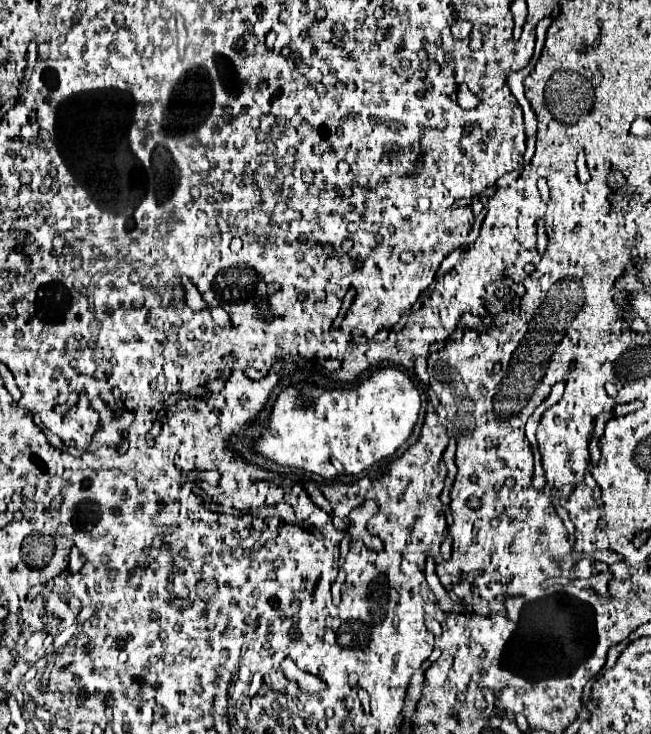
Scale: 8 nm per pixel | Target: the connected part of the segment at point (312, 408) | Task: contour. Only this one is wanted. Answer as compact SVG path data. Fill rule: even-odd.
M383 368L351 390L321 390L313 384L285 388L273 404L269 428L255 450L281 466L303 468L323 478L335 478L341 468L359 474L393 454L411 434L419 416L419 390L395 368Z

